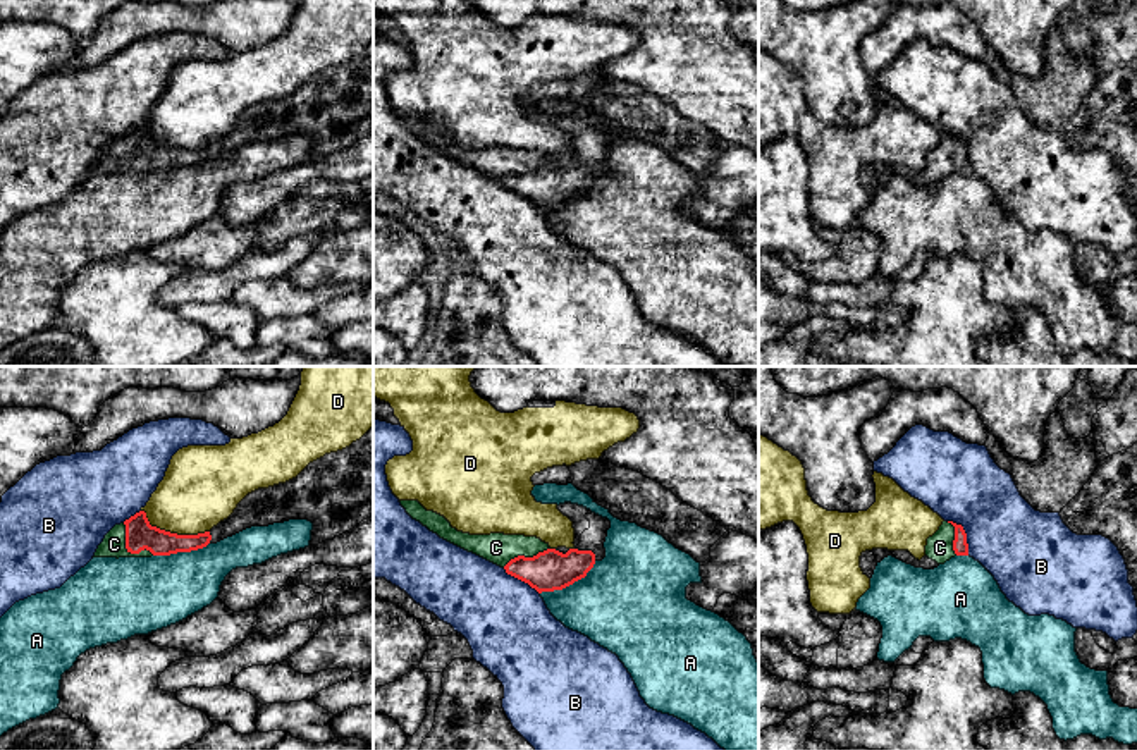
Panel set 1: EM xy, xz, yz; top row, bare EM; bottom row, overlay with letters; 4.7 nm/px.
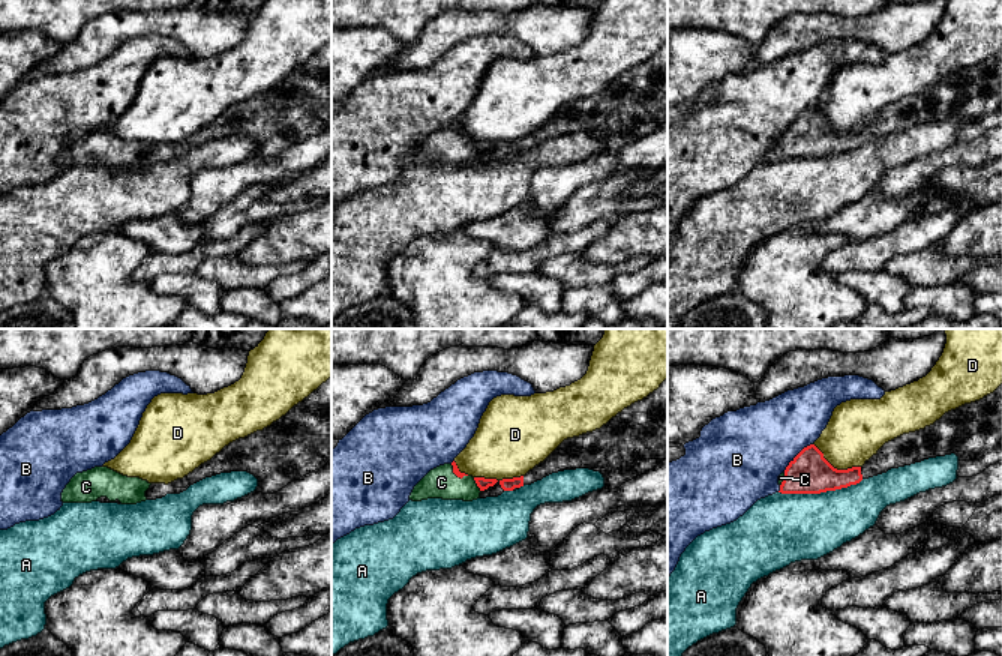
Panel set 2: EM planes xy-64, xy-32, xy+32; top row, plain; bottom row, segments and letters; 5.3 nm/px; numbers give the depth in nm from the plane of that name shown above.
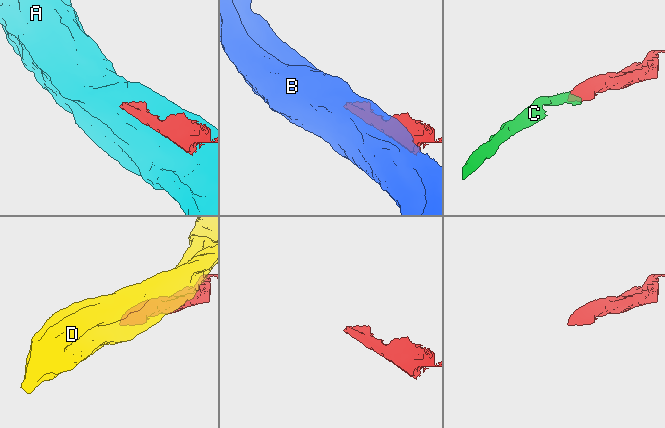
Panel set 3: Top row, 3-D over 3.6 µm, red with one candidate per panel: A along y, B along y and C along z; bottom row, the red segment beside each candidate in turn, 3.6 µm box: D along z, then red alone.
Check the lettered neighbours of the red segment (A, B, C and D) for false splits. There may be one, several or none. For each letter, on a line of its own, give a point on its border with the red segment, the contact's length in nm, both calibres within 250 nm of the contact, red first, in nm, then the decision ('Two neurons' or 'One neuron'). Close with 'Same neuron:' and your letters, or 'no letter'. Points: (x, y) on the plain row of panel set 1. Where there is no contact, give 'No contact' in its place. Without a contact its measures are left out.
A: Touches red at xz (570, 198). Shared border 300 nm. Thickness 190 nm (red) against 400 nm. Two neurons
B: Touches red at yz (965, 148). Shared border 190 nm. Thickness 70 nm (red) against 360 nm. Two neurons
C: Touches red at xy (128, 164). Shared border 220 nm. Thickness 140 nm (red) against 110 nm. One neuron
D: Touches red at xy (172, 148). Shared border 340 nm. Thickness 140 nm (red) against 360 nm. Two neurons
Same neuron: C

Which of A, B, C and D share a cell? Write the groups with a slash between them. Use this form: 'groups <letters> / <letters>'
groups A / B / C / D

